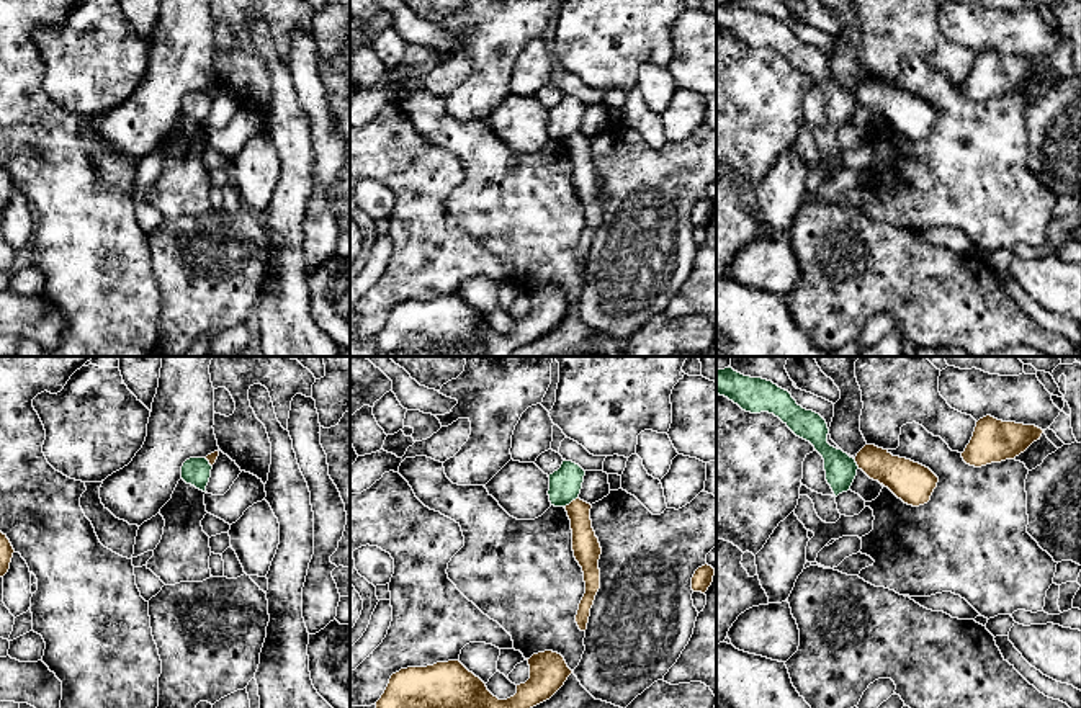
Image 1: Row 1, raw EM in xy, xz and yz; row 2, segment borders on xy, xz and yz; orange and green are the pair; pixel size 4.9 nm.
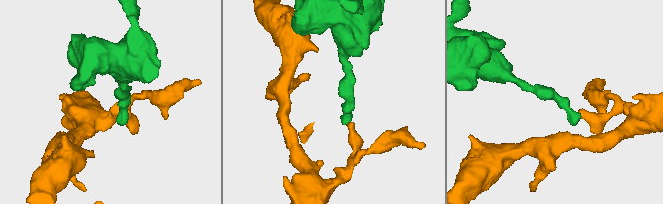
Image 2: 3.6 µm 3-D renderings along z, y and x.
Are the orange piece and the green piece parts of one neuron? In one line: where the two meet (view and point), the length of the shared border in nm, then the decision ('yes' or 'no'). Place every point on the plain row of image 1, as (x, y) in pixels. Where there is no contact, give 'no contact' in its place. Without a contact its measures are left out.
xz (573, 134) | 90 nm | no

